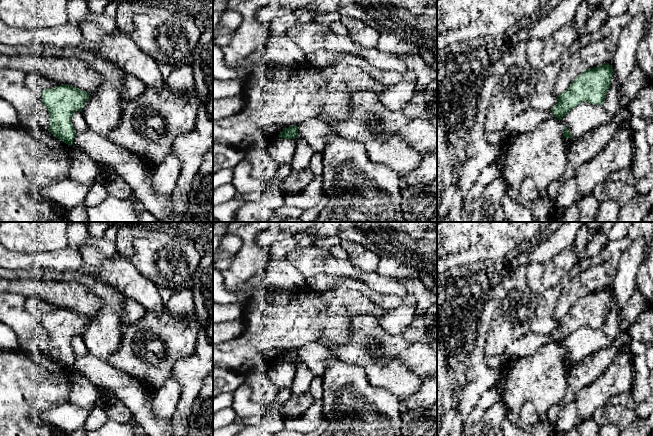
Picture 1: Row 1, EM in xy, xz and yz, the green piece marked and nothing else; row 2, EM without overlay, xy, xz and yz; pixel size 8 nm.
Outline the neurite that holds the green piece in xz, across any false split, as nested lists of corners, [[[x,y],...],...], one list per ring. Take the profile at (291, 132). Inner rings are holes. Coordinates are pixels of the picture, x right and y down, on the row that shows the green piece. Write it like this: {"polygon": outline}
{"polygon": [[[291,126],[285,128],[279,135],[279,137],[286,139],[295,139],[298,135],[298,126]]]}

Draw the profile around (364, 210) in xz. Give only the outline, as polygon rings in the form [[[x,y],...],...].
[[[331,134],[323,154],[323,191],[329,198],[328,205],[314,222],[407,222],[401,210],[401,189],[398,174],[389,167],[376,164],[369,158],[363,144]]]

